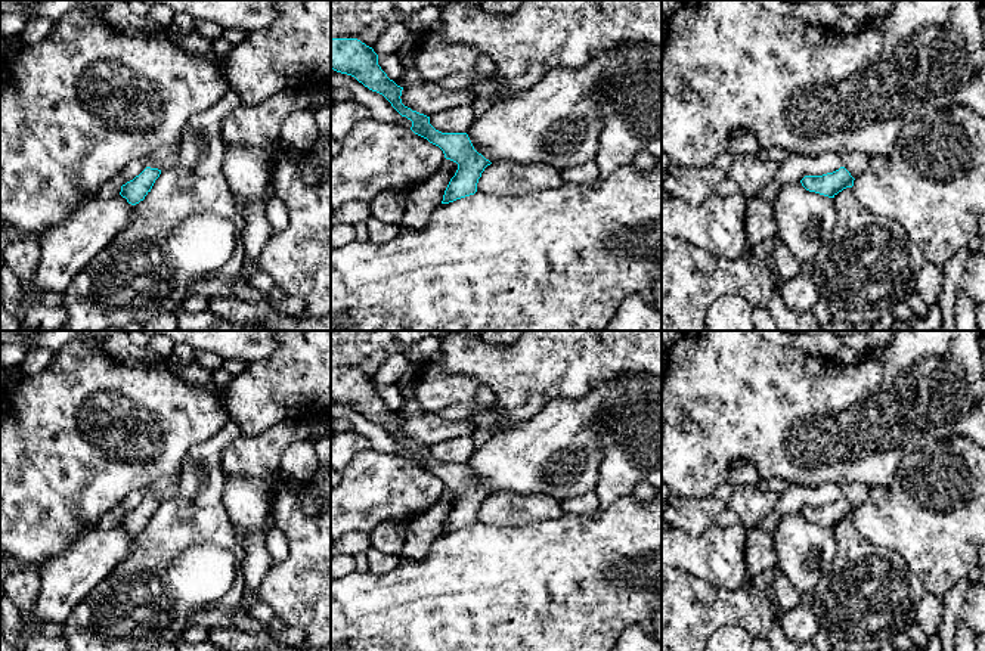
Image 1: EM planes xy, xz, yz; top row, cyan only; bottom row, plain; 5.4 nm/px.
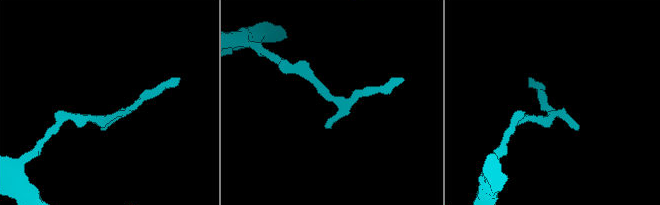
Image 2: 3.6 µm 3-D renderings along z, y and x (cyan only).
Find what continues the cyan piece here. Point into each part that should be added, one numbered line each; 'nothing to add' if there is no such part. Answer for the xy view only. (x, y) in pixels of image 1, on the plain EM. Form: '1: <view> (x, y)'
nothing to add

